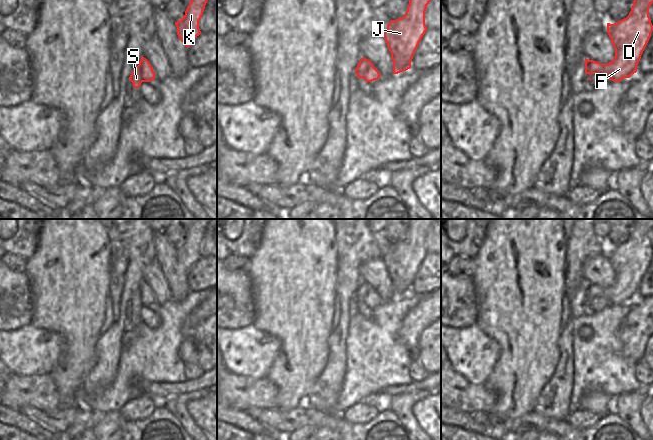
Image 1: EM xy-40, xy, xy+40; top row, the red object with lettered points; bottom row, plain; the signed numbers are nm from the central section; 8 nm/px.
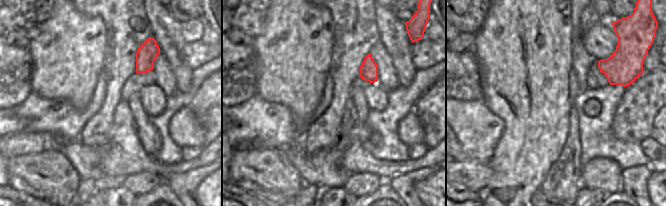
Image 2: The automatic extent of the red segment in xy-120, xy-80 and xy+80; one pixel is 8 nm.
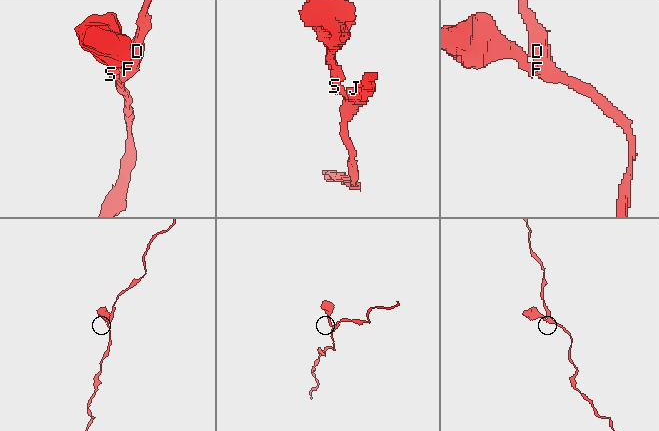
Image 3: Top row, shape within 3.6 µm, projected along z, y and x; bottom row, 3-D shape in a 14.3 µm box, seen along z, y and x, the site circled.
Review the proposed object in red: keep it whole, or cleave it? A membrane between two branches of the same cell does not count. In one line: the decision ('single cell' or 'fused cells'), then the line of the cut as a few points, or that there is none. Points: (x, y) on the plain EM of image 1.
single cell; cut none

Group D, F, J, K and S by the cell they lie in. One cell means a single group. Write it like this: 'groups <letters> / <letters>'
groups D F J K S

